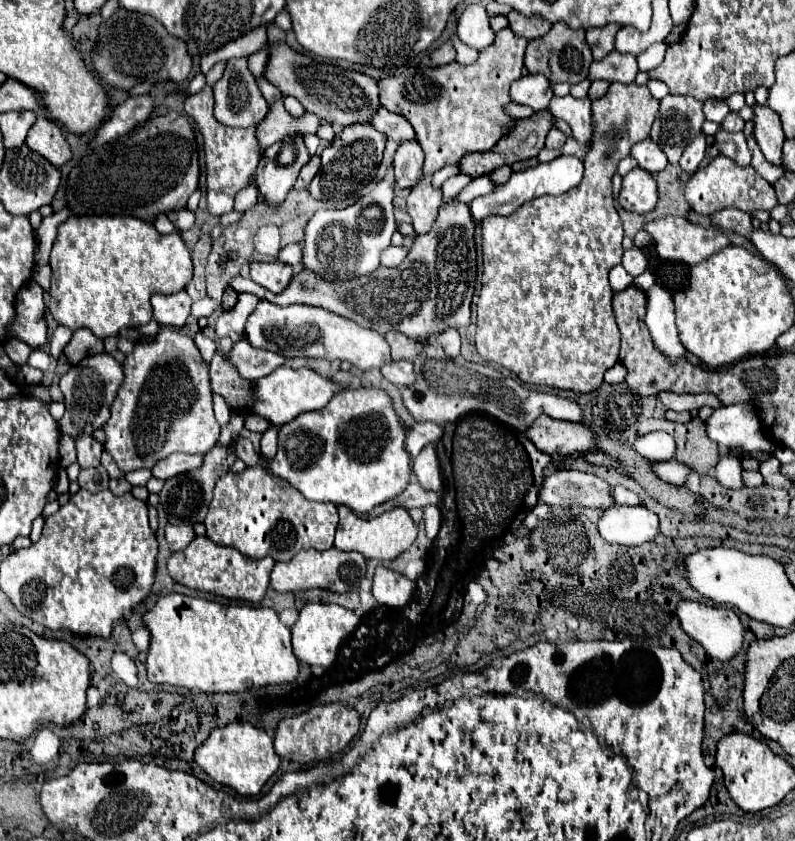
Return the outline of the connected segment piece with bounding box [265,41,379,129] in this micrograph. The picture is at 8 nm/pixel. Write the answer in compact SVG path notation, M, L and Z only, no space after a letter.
M285 41L269 43L269 59L265 67L265 79L275 85L285 97L291 95L301 105L335 127L347 127L349 123L369 123L379 107L379 87L377 81L359 71L347 71L329 61L309 57L305 53L293 51Z

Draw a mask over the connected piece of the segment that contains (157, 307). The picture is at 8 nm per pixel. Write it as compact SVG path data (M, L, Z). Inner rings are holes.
M179 291L179 293L153 293L151 295L151 305L153 305L153 317L159 325L165 327L175 327L181 329L185 325L185 319L189 317L191 311L191 297L187 295L187 291Z

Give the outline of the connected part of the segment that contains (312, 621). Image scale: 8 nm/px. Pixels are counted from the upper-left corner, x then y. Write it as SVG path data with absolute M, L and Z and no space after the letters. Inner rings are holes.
M307 603L291 627L291 643L295 657L307 665L319 665L319 667L331 667L337 655L339 643L357 627L359 617L353 615L353 611L341 607L341 605L325 605L325 603Z

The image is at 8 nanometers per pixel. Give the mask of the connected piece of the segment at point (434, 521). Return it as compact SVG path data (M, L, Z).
M427 505L423 509L425 515L425 533L429 539L435 539L435 533L439 531L439 523L441 523L441 513L437 505Z

